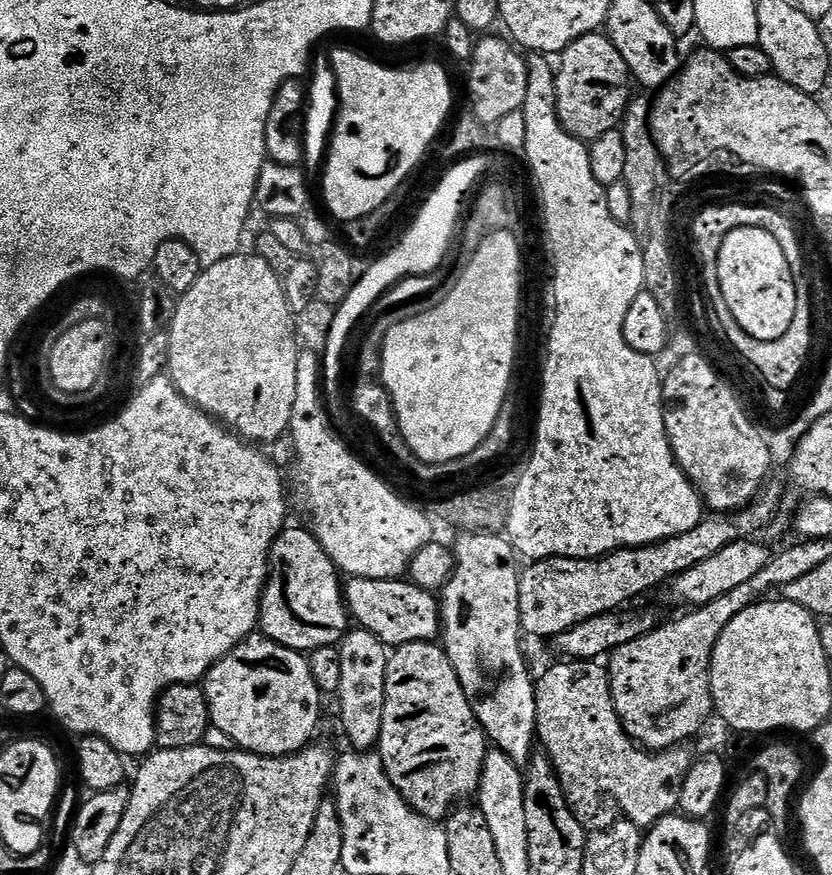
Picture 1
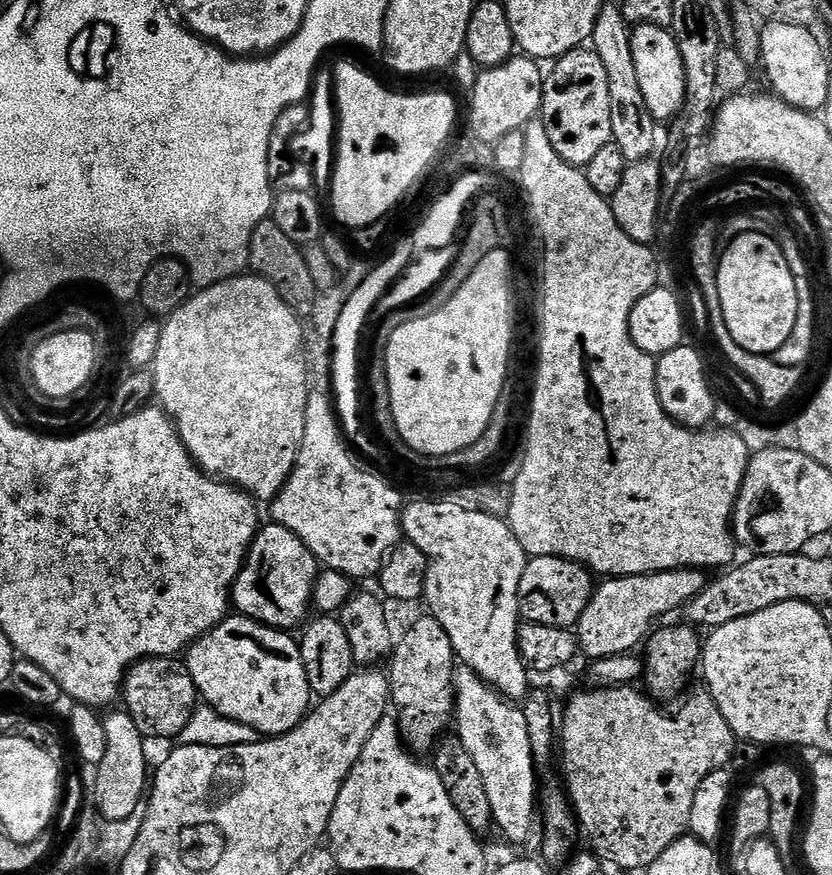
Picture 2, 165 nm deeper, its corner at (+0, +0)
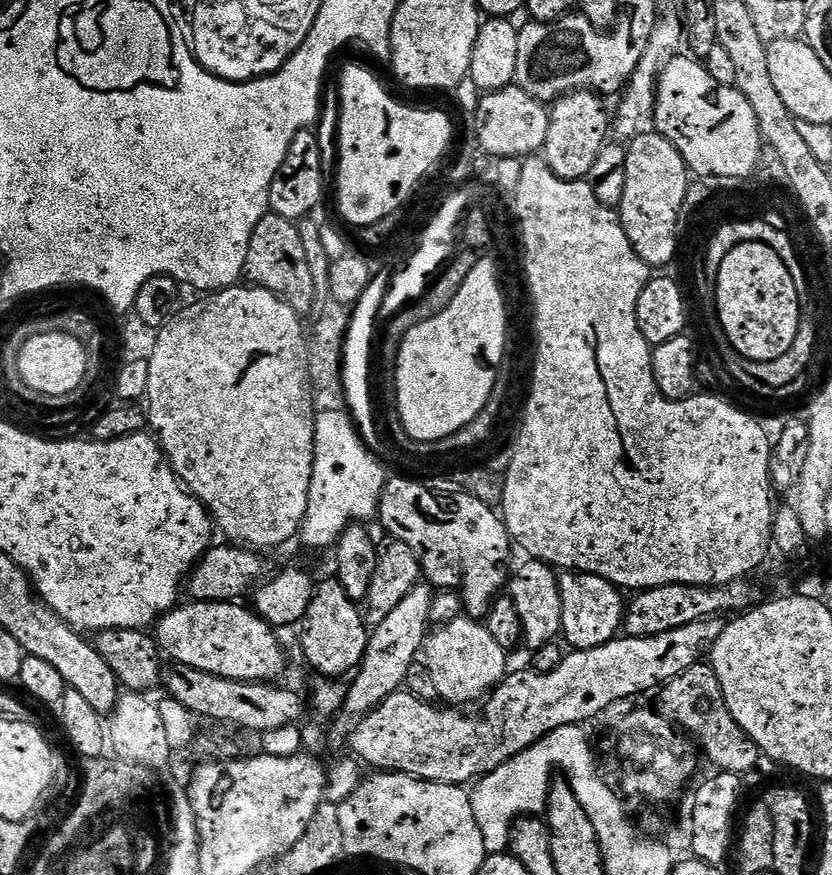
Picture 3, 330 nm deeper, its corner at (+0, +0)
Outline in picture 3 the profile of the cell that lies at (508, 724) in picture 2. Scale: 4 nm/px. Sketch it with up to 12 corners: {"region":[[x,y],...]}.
{"region":[[458,617],[425,639],[440,700],[481,701],[507,675],[507,651]]}

